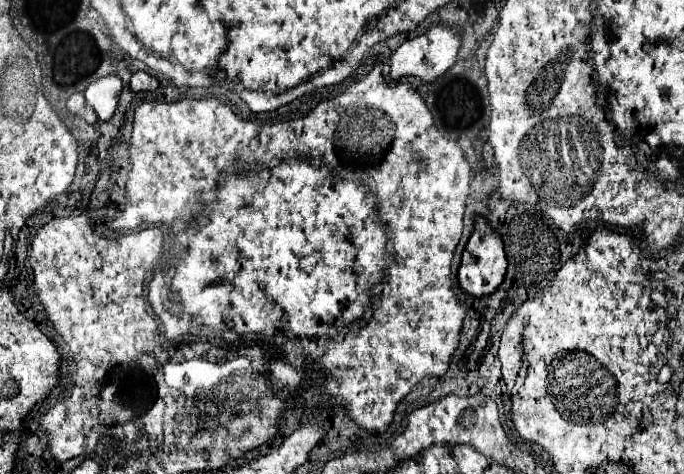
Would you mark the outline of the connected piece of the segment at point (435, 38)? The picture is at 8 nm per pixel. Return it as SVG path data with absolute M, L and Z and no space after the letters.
M433 26L427 34L407 40L405 44L401 44L393 56L391 56L391 80L401 80L401 76L415 76L423 82L433 82L437 80L441 74L445 74L451 64L455 64L457 60L457 50L459 50L459 34L451 28L441 28L441 26Z

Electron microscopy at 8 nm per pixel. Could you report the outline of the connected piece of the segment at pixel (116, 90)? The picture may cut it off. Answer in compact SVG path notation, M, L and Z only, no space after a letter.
M105 76L95 80L87 90L85 90L85 100L87 106L91 106L101 122L111 120L111 116L117 110L117 100L123 90L123 82L119 76Z

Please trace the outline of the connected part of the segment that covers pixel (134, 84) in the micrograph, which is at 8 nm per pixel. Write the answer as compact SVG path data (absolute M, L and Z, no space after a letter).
M135 72L129 82L131 92L153 92L153 90L157 90L157 86L159 86L157 78L149 76L147 72Z

